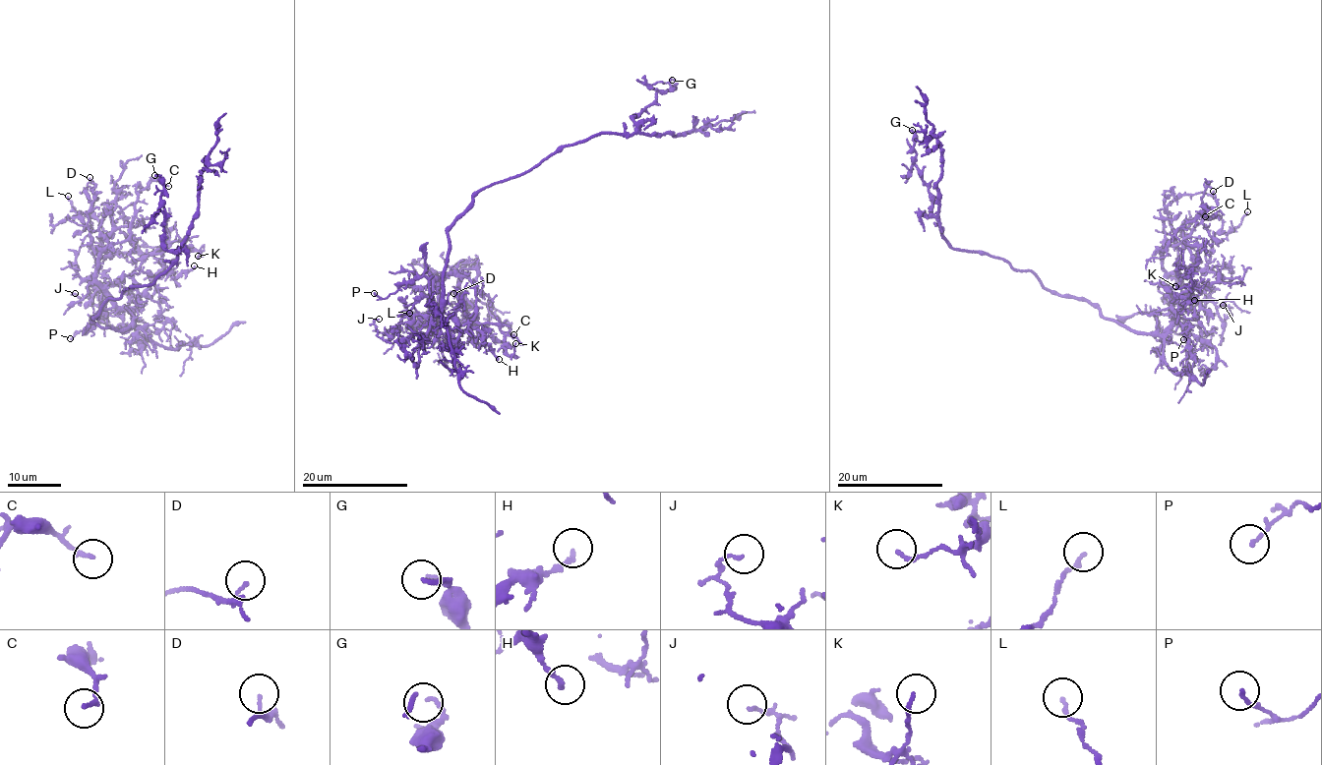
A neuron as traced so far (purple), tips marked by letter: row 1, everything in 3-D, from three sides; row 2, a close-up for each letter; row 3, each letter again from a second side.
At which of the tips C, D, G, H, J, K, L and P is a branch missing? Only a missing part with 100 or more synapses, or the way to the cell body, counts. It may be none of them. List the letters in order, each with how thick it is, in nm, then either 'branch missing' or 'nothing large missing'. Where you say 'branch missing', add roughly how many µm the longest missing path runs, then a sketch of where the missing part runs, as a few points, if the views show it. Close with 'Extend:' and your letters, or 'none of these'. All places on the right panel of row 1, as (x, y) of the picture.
C: 160 nm thick; nothing large missing
D: 80 nm thick; nothing large missing
G: 130 nm thick; nothing large missing
H: 170 nm thick; nothing large missing
J: 100 nm thick; nothing large missing
K: 140 nm thick; nothing large missing
L: 140 nm thick; nothing large missing
P: 120 nm thick; nothing large missing
Extend: none of these

